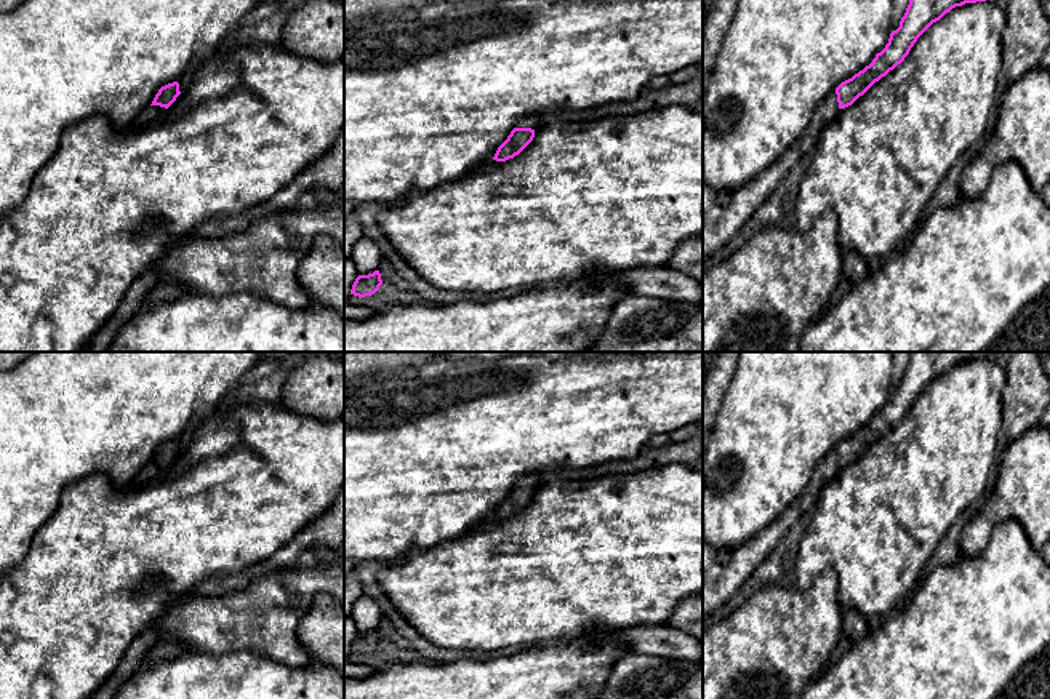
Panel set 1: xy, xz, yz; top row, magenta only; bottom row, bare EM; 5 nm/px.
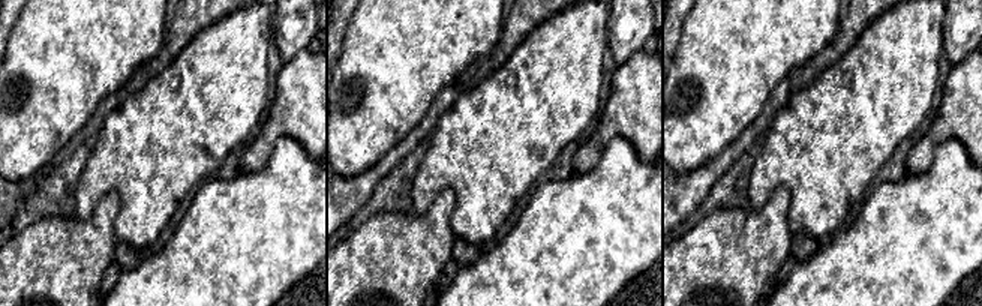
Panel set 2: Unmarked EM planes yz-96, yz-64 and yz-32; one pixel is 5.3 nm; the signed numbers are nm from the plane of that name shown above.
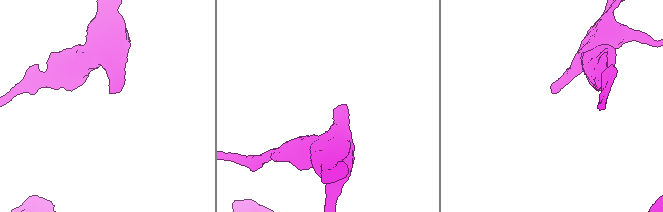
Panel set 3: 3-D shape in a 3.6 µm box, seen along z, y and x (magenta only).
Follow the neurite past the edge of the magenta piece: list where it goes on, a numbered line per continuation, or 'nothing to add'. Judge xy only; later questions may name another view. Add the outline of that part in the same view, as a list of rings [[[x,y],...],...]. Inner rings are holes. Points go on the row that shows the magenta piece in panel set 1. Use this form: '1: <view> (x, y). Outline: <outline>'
1: xy (152, 111). Outline: [[[171,104],[173,106],[173,104]],[[150,106],[147,110],[146,110],[146,114],[139,118],[139,122],[141,123],[146,123],[146,122],[149,122],[150,118],[154,118],[154,117],[157,117],[158,114],[162,114],[162,112],[165,112],[165,110],[168,110],[168,109],[165,109],[165,107],[160,107],[160,106]],[[170,106],[170,107],[171,107]],[[168,107],[168,109],[170,109]]]

